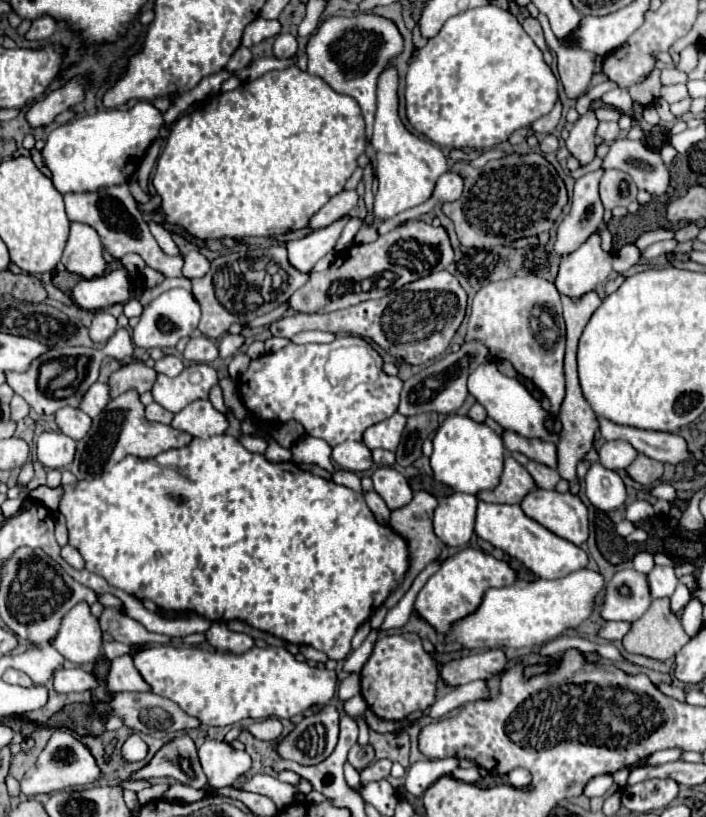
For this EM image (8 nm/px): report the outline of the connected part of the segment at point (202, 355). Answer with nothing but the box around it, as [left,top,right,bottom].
[182,336,218,362]

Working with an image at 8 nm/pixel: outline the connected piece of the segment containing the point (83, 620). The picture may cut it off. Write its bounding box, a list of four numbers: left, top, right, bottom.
[54,602,102,664]

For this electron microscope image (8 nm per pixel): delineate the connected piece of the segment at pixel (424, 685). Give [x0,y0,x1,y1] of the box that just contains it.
[360,634,438,720]

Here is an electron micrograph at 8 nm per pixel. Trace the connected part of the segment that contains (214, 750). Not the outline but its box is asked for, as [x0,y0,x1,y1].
[198,740,250,788]

